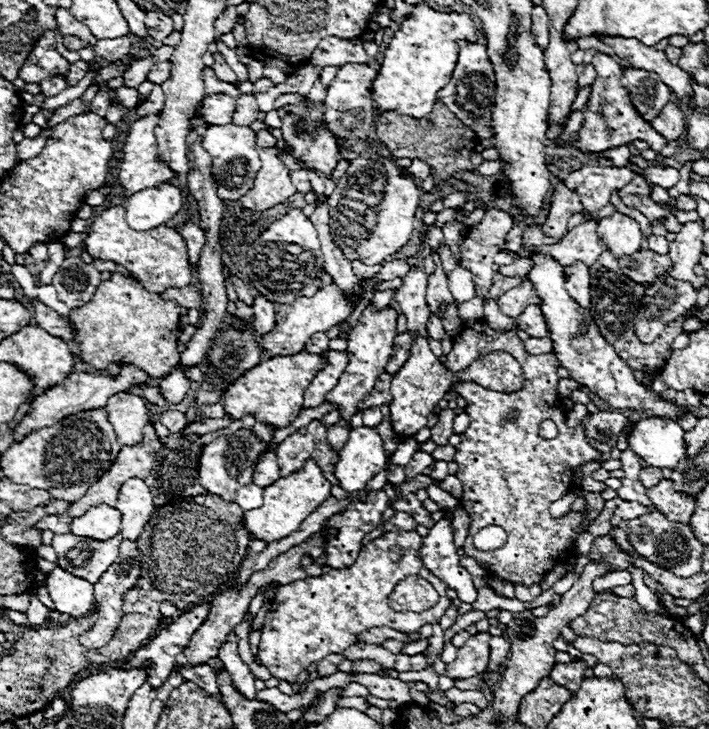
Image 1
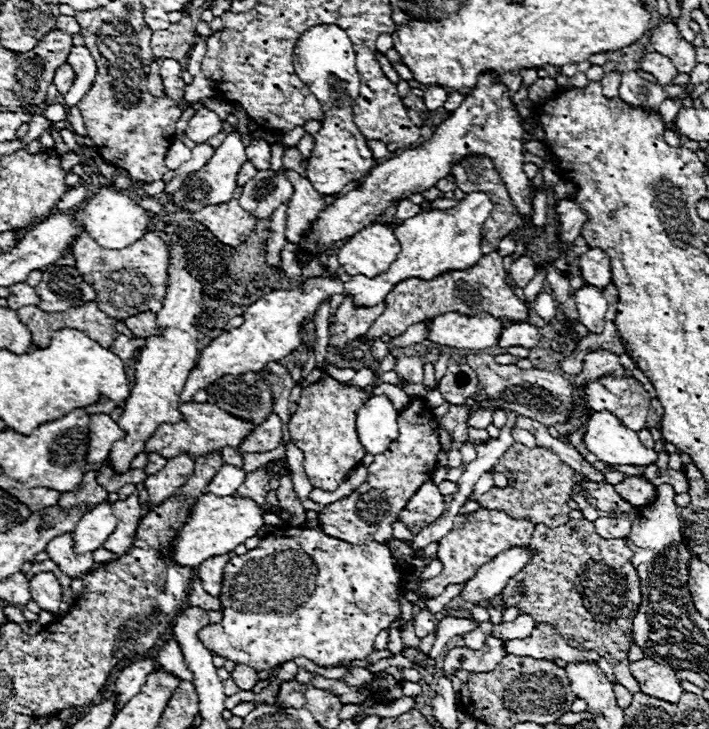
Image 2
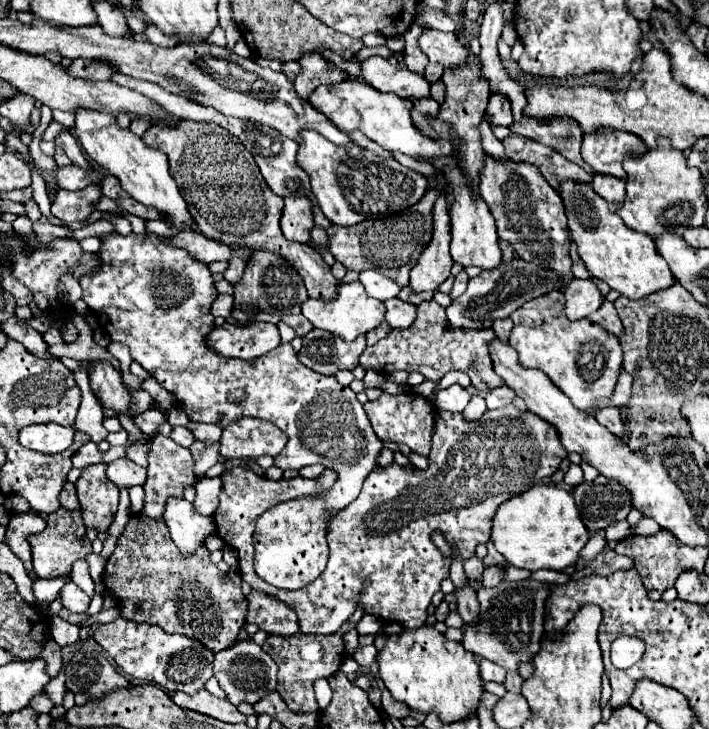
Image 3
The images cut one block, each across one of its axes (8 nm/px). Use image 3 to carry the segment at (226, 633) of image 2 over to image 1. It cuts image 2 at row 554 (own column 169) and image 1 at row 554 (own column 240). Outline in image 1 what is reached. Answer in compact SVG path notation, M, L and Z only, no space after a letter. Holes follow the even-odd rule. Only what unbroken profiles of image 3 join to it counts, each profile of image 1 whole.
M416 530L386 532L360 550L360 556L352 568L330 570L330 574L322 574L318 578L308 576L278 588L262 626L258 646L262 666L266 666L274 678L296 684L300 670L308 668L310 664L318 664L328 654L342 654L348 646L356 644L356 636L368 628L388 626L392 630L412 634L424 624L440 622L444 612L450 608L450 598L446 596L448 586L424 568L422 560L418 558L420 546L422 536ZM412 574L428 580L440 594L440 600L434 604L434 608L424 612L396 612L388 608L388 596L394 586Z

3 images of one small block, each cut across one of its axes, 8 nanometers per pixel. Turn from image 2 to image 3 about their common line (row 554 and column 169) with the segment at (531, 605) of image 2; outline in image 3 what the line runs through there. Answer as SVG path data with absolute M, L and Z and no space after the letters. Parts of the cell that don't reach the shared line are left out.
M142 512L130 516L114 554L106 562L102 582L110 596L116 598L122 618L132 622L158 624L166 632L178 632L188 638L200 640L214 654L224 648L230 648L238 640L238 632L246 622L248 602L242 590L228 578L228 574L222 574L216 568L216 564L210 560L208 548L200 546L198 552L194 552L192 556L180 556L180 550L176 548L176 544L172 544L172 538L168 536L168 528L164 526L164 522L152 520Z

